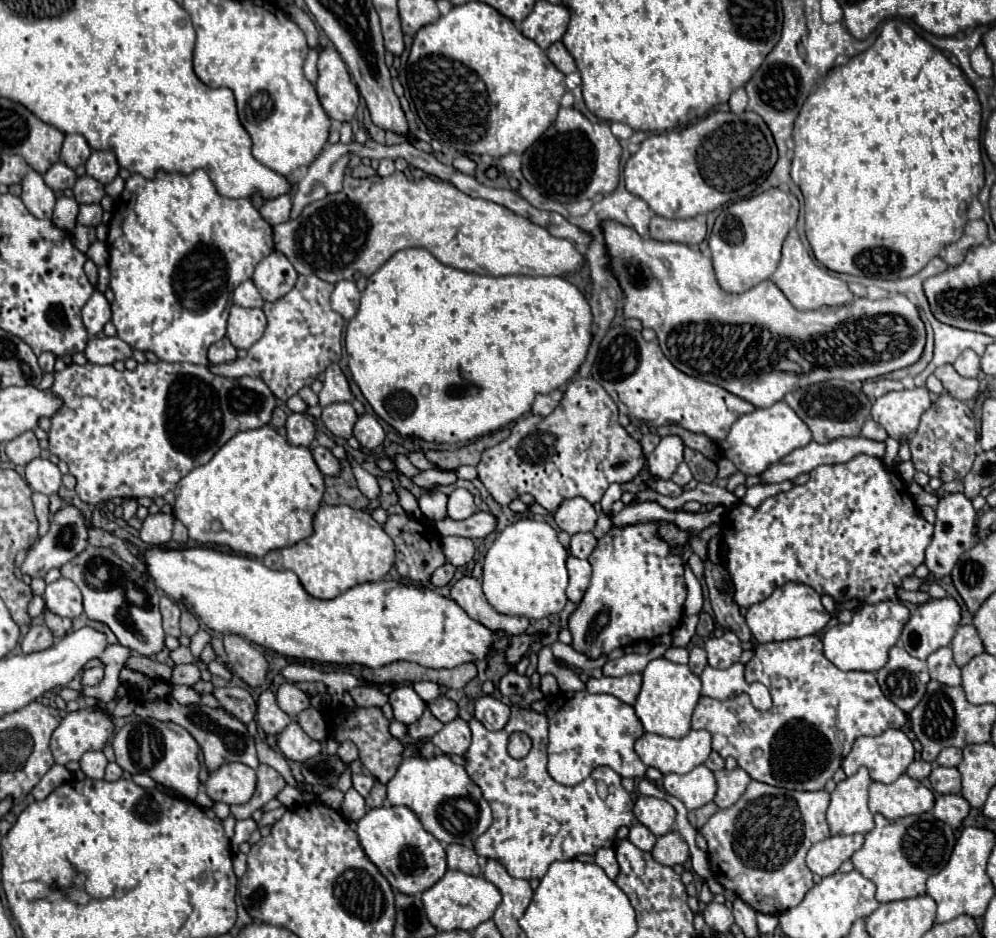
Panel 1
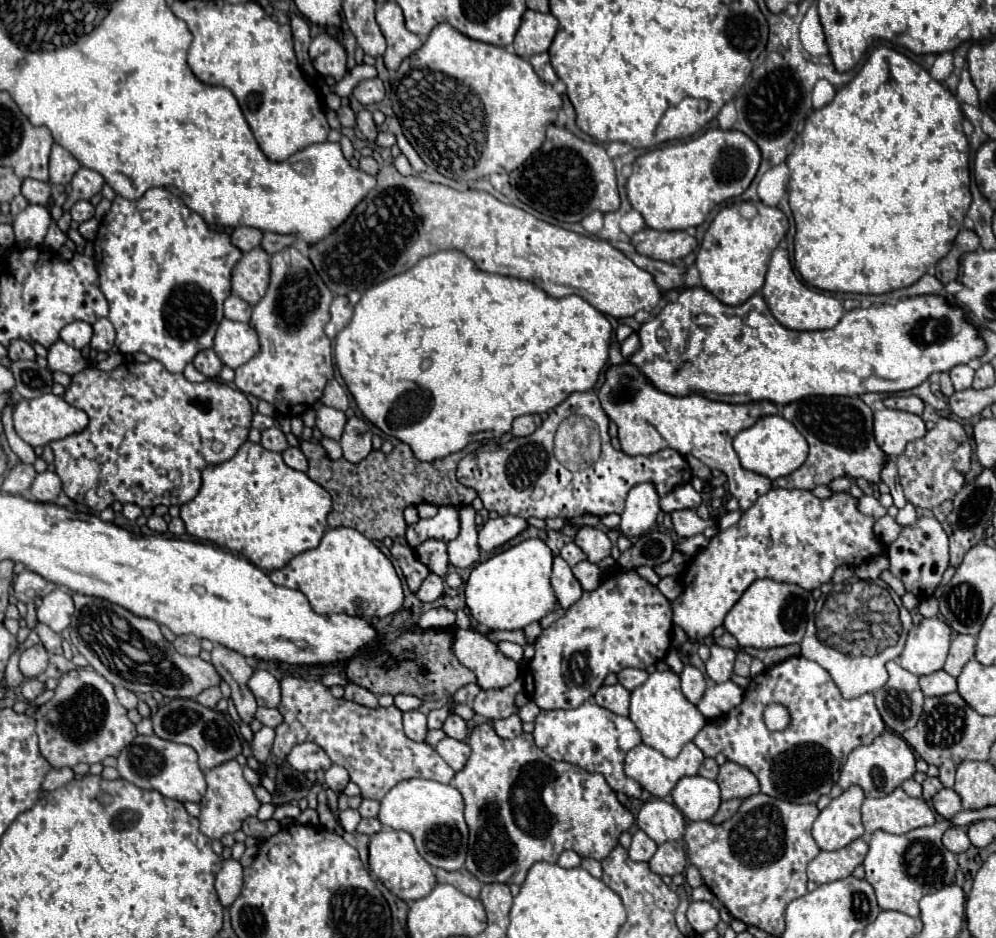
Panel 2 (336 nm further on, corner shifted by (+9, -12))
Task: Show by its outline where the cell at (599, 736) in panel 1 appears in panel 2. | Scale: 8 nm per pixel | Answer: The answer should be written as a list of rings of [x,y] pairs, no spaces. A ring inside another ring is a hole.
[[[585,701],[577,709],[541,711],[535,719],[535,745],[543,749],[555,761],[567,761],[579,765],[589,773],[601,773],[613,791],[621,791],[627,797],[641,797],[641,785],[623,773],[623,761],[627,751],[641,743],[641,735],[629,717],[617,717],[609,709],[597,703]]]

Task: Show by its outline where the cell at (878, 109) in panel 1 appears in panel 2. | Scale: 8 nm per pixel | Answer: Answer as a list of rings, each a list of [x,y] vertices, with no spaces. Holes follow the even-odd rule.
[[[885,45],[875,47],[859,71],[859,75],[845,87],[837,89],[831,103],[821,109],[815,109],[805,121],[805,129],[795,139],[795,149],[787,157],[787,167],[791,171],[791,179],[787,185],[789,205],[793,211],[797,235],[794,238],[793,265],[800,273],[803,282],[814,289],[830,293],[889,293],[901,287],[909,287],[925,275],[929,265],[935,265],[943,259],[957,233],[963,229],[963,219],[972,202],[970,191],[969,143],[963,133],[963,111],[955,95],[939,81],[935,81],[923,67],[919,67],[909,57],[889,49]]]

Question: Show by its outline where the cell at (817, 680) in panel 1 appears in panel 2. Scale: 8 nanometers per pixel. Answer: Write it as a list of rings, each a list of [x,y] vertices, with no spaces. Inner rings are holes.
[[[797,655],[753,677],[745,689],[739,711],[707,723],[707,727],[695,737],[695,745],[705,757],[723,753],[729,761],[753,771],[761,783],[761,793],[765,795],[791,803],[817,803],[817,799],[829,795],[831,787],[839,781],[843,755],[849,755],[855,747],[869,745],[883,731],[885,723],[871,693],[849,701],[843,699],[837,685],[821,665]],[[771,703],[787,707],[791,723],[785,731],[769,731],[765,727],[761,707]]]

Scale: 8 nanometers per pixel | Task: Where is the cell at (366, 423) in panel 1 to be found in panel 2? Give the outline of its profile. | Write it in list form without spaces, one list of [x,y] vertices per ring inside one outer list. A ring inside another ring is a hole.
[[[351,417],[345,425],[345,431],[343,431],[343,437],[339,443],[343,449],[343,457],[351,463],[359,463],[361,459],[365,459],[371,453],[369,425],[359,417]]]

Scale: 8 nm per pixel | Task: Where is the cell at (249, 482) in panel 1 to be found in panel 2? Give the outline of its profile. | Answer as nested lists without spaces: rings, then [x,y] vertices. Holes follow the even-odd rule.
[[[245,441],[233,459],[203,471],[201,491],[197,493],[195,499],[191,499],[181,507],[181,519],[185,521],[189,535],[203,541],[213,541],[237,553],[245,549],[243,557],[269,573],[285,567],[295,555],[315,549],[319,545],[327,529],[329,511],[331,511],[329,493],[319,483],[311,481],[305,473],[287,467],[281,453],[273,453],[261,447],[259,443]]]

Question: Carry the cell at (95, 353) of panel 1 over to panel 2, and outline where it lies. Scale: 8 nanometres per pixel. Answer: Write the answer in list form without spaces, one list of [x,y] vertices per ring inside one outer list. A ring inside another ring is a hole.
[[[55,341],[47,349],[47,363],[51,371],[63,371],[67,375],[75,375],[87,367],[87,361],[81,357],[81,353],[63,341]]]

